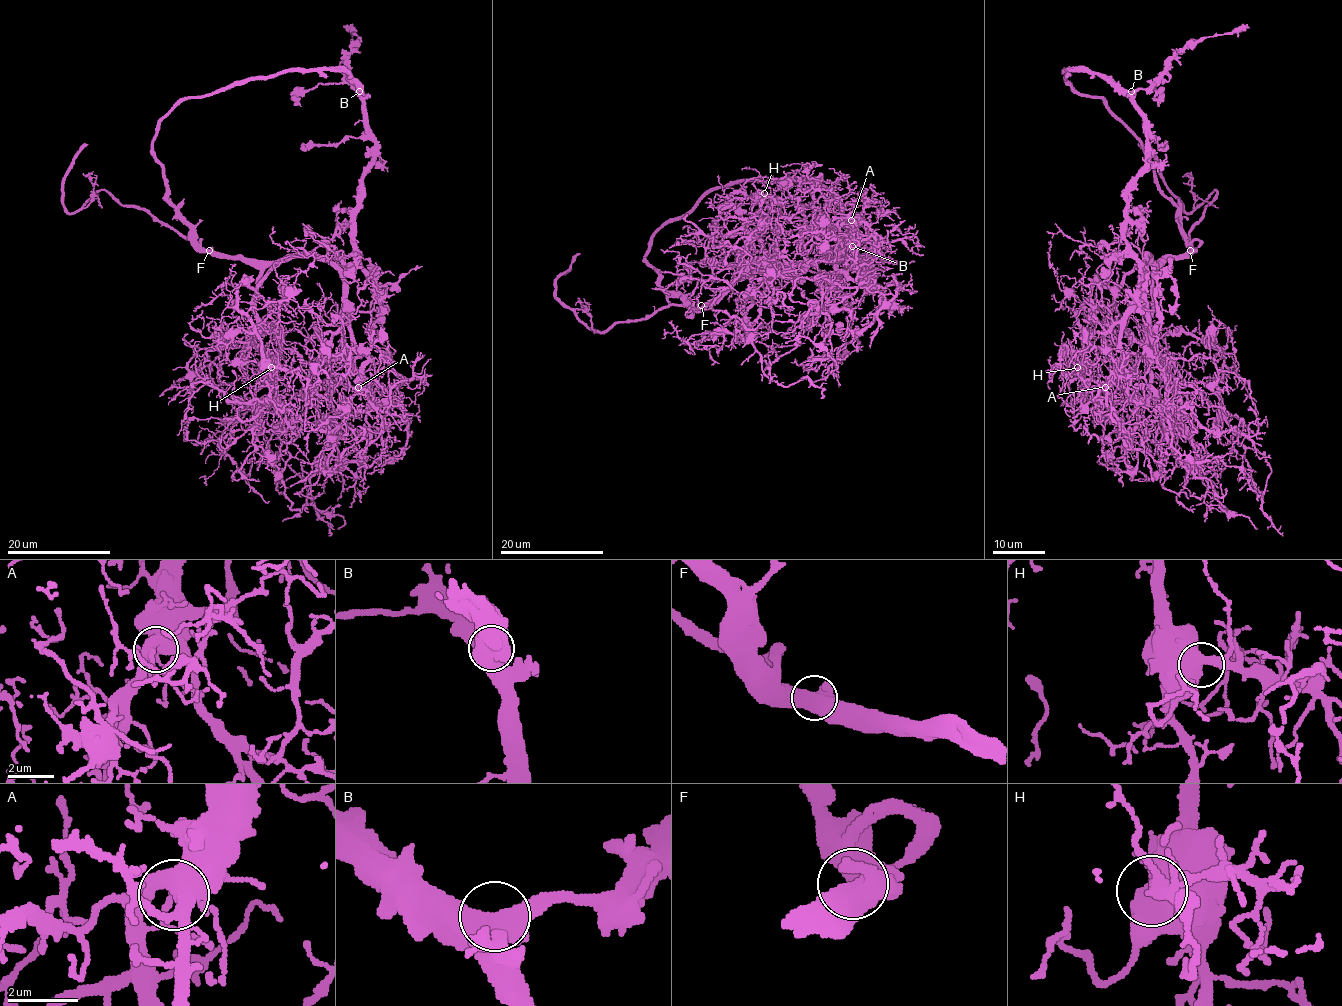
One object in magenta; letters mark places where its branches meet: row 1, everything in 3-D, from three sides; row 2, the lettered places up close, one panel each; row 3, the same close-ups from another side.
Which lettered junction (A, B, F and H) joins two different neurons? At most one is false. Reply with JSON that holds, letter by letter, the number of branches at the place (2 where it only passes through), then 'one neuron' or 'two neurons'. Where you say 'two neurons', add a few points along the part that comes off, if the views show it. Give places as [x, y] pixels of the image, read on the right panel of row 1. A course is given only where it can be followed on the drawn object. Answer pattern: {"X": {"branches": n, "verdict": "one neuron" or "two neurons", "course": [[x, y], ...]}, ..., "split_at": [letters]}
{"A": {"branches": 3, "verdict": "one neuron"}, "B": {"branches": 3, "verdict": "one neuron"}, "F": {"branches": 3, "verdict": "one neuron"}, "H": {"branches": 3, "verdict": "one neuron"}, "split_at": []}

